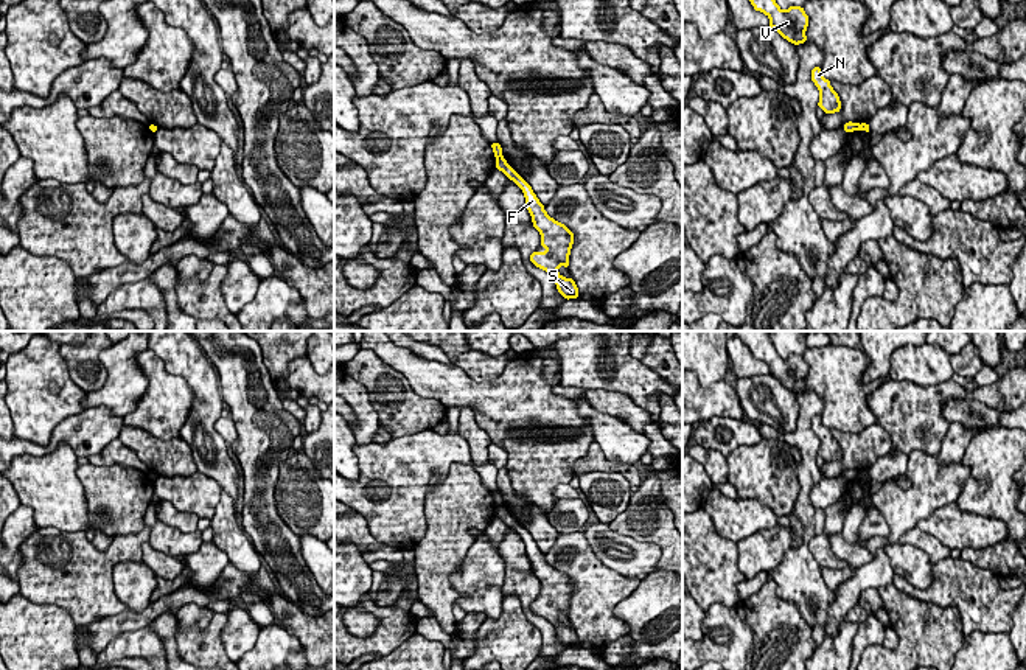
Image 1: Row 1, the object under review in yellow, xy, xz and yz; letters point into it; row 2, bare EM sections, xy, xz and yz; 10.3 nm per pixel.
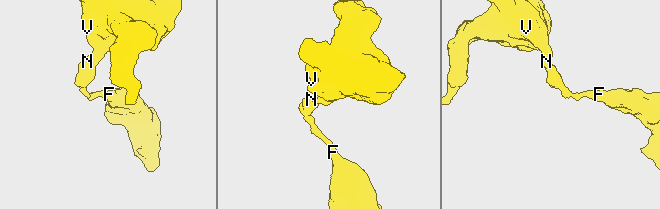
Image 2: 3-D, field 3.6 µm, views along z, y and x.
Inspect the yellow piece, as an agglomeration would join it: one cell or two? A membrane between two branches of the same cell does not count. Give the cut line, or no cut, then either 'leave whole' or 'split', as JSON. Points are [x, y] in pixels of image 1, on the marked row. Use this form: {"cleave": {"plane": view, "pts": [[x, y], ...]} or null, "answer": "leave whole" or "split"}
{"cleave": {"plane": "xz", "pts": [[501, 156], [498, 159]]}, "answer": "split"}

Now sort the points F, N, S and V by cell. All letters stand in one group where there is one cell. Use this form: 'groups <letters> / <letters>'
groups F S / N V

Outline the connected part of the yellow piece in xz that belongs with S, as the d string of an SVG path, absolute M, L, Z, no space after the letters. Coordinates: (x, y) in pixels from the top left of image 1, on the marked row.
M504 157L497 159L496 168L522 190L533 227L543 236L539 246L549 249L547 252L533 252L530 261L533 266L544 269L553 277L558 292L566 300L578 298L578 288L574 278L564 278L558 274L561 264L569 269L574 233L564 224L555 221L546 213L544 205L538 201L532 187L511 169Z

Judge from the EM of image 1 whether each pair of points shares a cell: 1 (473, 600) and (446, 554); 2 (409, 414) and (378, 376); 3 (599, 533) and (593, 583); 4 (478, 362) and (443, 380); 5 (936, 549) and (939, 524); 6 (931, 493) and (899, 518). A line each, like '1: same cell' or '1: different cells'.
1: different cells
2: same cell
3: different cells
4: different cells
5: different cells
6: same cell

